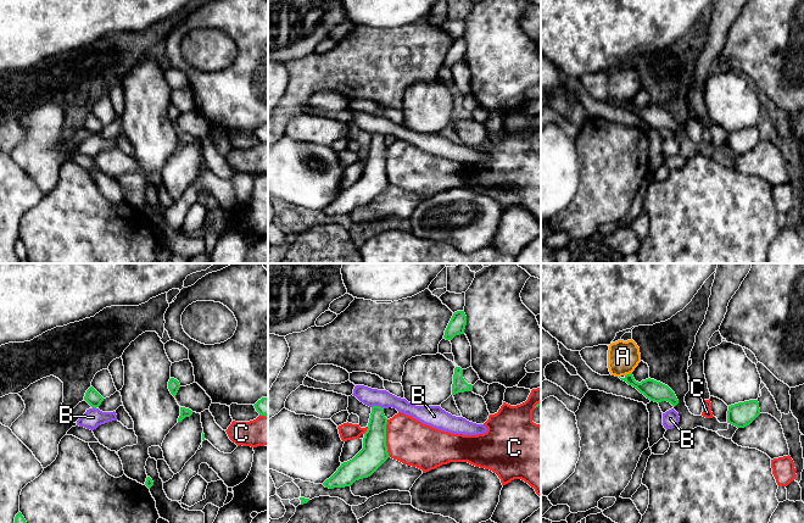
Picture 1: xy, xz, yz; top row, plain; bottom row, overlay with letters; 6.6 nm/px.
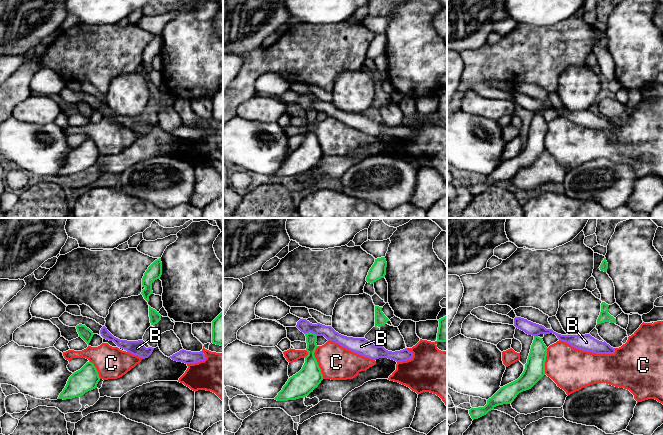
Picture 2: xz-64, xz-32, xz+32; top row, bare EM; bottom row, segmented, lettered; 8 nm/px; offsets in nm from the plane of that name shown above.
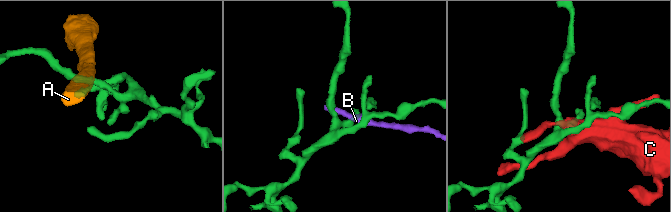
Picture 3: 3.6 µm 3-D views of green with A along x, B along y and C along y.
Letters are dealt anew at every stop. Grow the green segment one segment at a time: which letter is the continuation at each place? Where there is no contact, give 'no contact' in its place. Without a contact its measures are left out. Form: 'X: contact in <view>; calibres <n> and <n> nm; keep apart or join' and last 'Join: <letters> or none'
A: contact in yz; calibres 140 and 200 nm; keep apart
B: contact in xz; calibres 160 and 120 nm; keep apart
C: contact in xz; calibres 170 and 300 nm; keep apart
Join: none

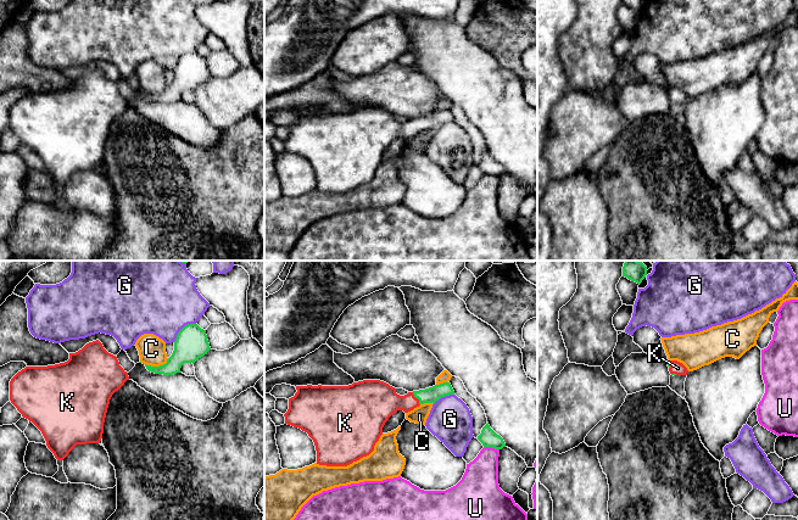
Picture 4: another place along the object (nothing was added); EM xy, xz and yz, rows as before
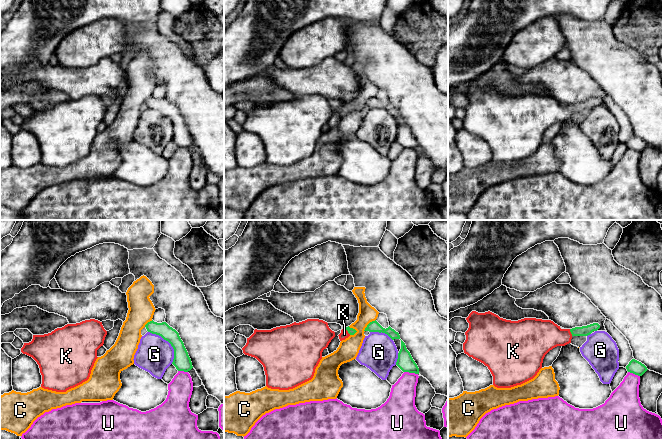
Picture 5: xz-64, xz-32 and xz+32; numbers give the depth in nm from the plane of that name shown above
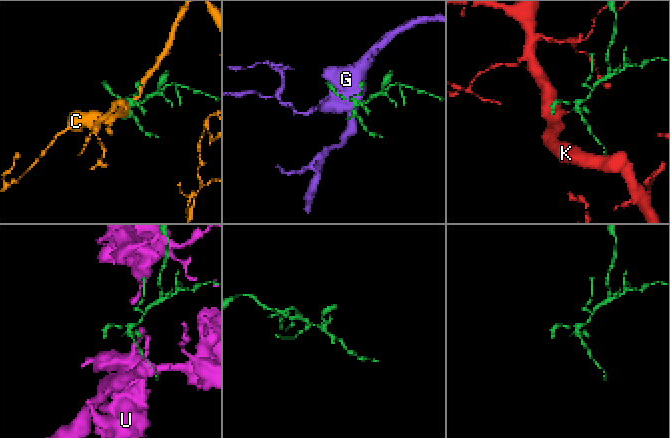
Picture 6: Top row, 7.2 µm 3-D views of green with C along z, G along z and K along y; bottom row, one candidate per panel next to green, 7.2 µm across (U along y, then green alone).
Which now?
C: contact in xy; calibres 190 and 180 nm; keep apart
G: contact in xy; calibres 220 and 480 nm; keep apart
K: contact in xz; calibres 100 and 240 nm; join
U: contact in xz; calibres 110 and 240 nm; keep apart
Join: K

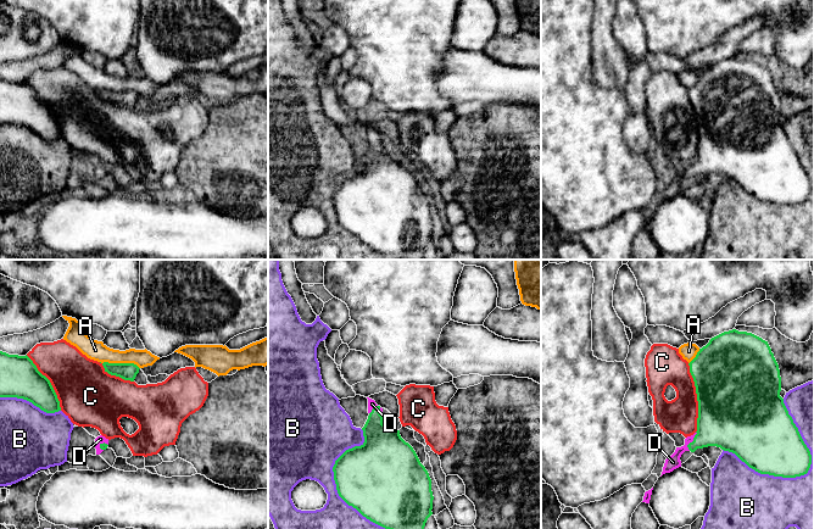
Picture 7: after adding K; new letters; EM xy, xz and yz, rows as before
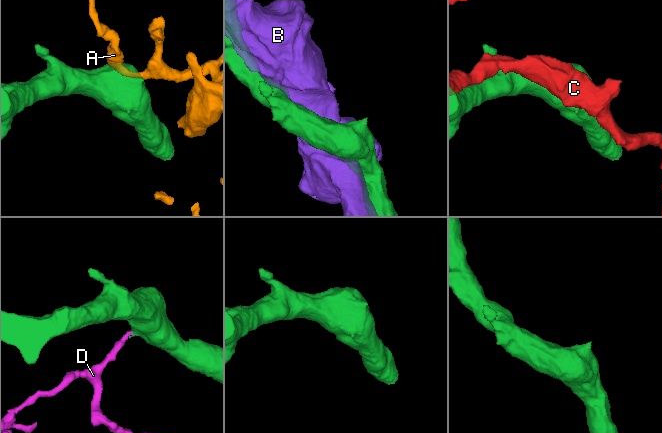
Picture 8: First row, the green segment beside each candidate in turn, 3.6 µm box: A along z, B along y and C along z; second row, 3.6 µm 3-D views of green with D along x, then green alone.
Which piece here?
A: contact in xy; calibres 110 and 130 nm; keep apart
B: contact in yz; calibres 420 and 400 nm; keep apart
C: contact in yz; calibres 500 and 220 nm; keep apart
D: contact in yz; calibres 360 and 90 nm; join
Join: D

